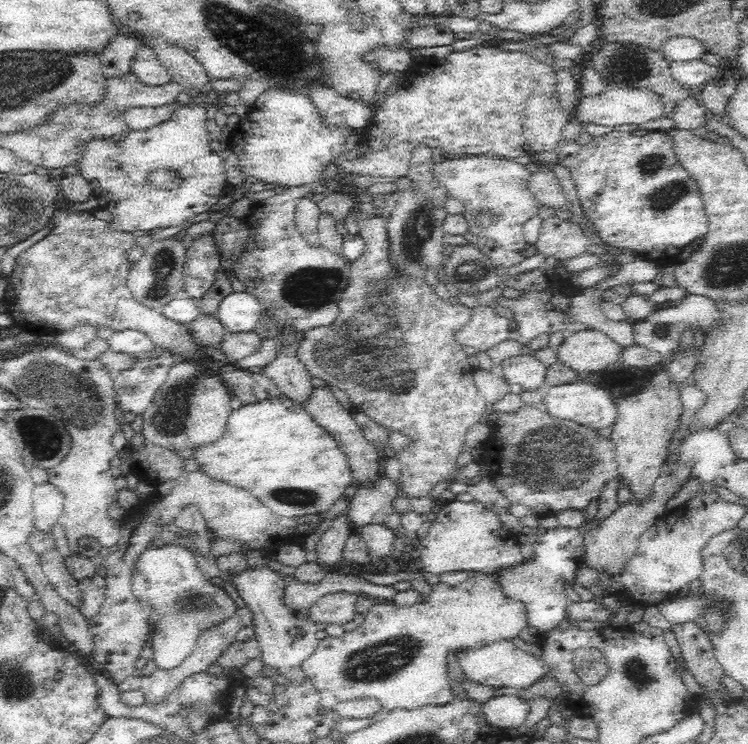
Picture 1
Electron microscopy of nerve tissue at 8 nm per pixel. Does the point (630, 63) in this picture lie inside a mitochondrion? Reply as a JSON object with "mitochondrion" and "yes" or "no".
{"mitochondrion":"yes"}

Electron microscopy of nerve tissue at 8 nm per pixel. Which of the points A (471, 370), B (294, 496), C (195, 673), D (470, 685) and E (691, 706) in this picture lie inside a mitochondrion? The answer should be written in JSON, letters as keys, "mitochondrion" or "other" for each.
{"A":"other","B":"mitochondrion","C":"other","D":"other","E":"other"}

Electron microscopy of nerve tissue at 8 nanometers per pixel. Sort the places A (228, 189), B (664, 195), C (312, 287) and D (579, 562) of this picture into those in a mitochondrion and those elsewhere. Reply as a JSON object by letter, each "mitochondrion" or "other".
{"A":"other","B":"mitochondrion","C":"mitochondrion","D":"other"}

